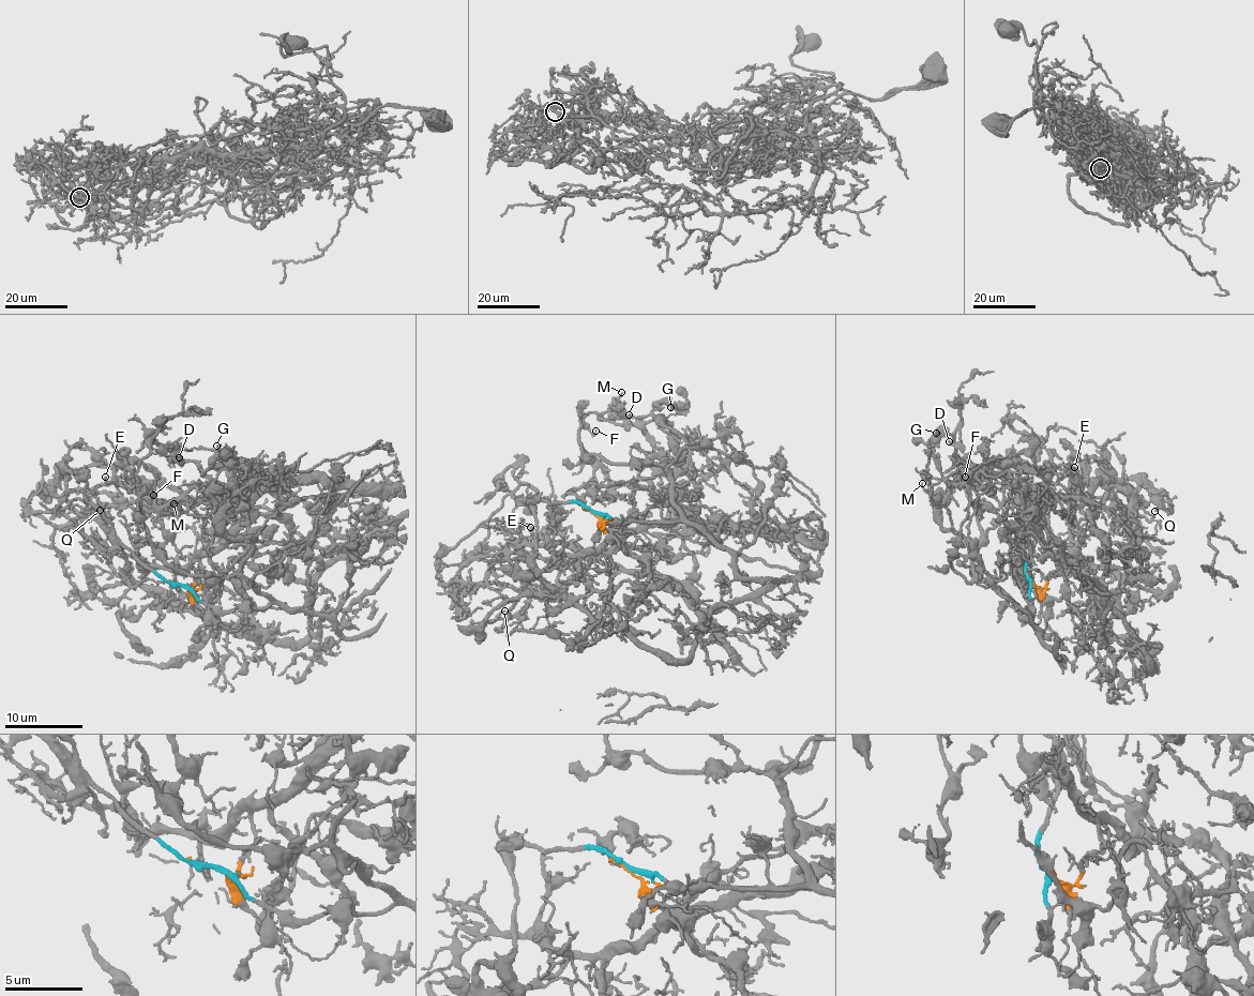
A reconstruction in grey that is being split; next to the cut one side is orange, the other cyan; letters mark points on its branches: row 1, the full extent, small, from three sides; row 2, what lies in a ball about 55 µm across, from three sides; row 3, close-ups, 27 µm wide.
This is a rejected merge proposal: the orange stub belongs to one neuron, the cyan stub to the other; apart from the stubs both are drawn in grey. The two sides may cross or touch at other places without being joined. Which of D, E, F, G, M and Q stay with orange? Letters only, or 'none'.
E, Q

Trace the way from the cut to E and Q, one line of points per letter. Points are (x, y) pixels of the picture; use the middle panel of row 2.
E: (590, 511), (610, 542), (679, 512), (691, 529), (659, 545), (583, 557), (529, 527)
Q: (590, 511), (610, 542), (679, 512), (691, 529), (659, 545), (602, 552), (558, 589), (490, 620), (504, 610)

